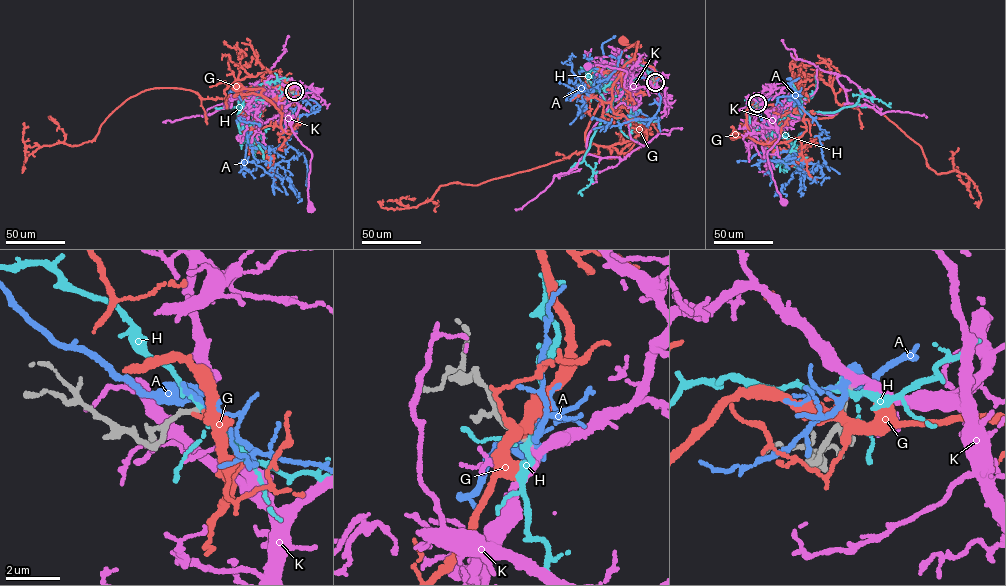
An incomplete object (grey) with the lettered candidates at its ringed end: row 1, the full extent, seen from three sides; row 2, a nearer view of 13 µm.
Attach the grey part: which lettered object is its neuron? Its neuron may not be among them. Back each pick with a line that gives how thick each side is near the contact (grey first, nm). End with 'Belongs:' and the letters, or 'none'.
K: calibres 190 and 240 nm
Belongs: K

